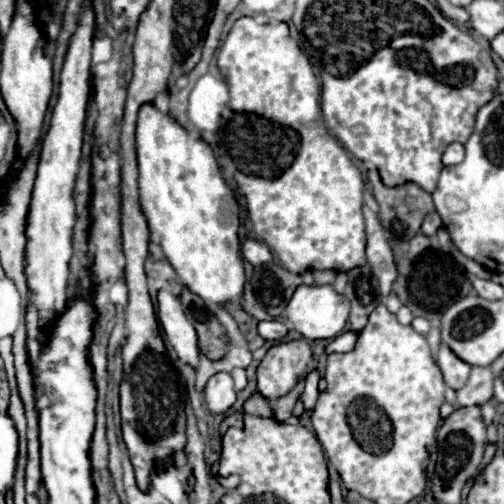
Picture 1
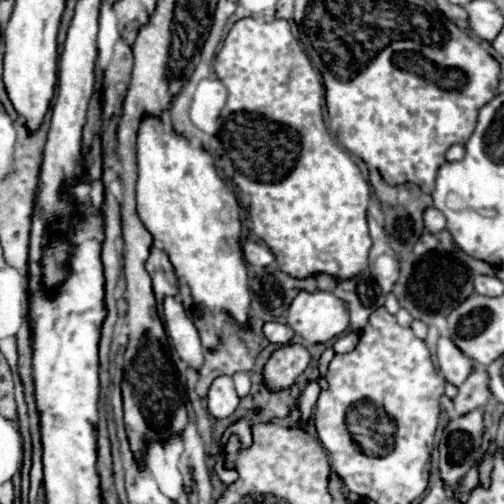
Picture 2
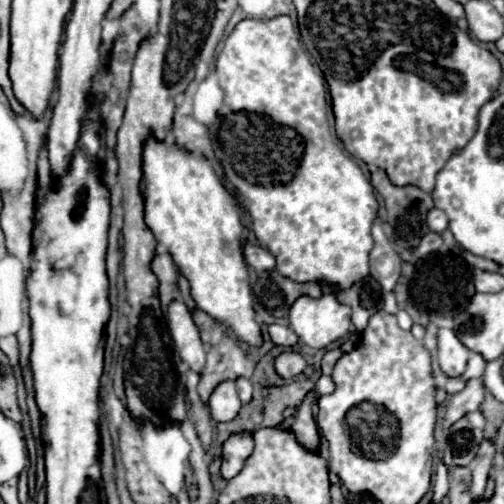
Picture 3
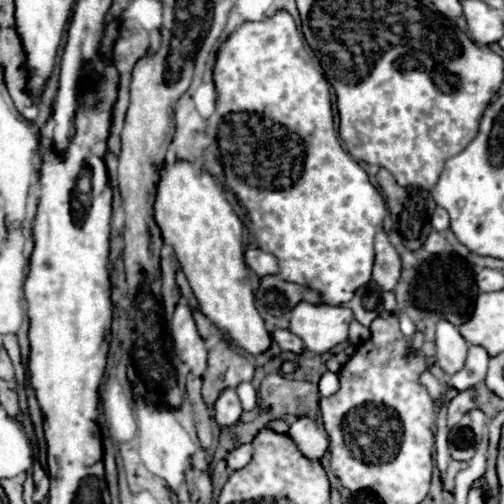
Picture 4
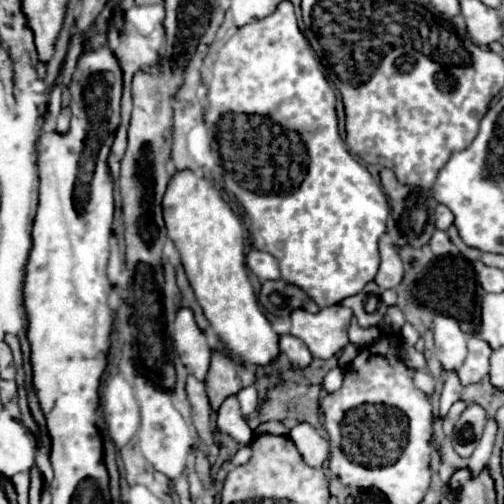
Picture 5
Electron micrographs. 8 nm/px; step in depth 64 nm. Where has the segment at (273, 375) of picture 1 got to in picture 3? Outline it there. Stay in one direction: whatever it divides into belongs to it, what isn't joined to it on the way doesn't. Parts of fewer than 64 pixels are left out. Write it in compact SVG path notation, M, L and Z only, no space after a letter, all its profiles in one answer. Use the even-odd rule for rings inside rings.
M282 352L274 360L274 370L284 380L290 380L296 374L302 374L304 368L306 368L306 358L300 352Z

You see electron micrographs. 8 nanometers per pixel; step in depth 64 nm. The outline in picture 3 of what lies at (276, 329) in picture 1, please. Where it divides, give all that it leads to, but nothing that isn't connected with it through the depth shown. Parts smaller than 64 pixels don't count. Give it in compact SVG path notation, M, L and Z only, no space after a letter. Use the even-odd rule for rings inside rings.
M270 324L268 326L268 334L270 334L270 338L272 338L274 344L292 346L292 344L298 342L298 336L288 326L282 326L282 324Z

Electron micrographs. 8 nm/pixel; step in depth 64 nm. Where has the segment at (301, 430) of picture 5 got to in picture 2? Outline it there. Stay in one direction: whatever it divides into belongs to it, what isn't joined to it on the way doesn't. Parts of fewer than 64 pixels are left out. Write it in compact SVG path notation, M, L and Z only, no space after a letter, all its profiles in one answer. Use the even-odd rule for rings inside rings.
M310 380L308 386L304 388L300 400L298 400L298 406L302 410L302 420L308 420L310 414L312 414L312 408L318 400L318 394L320 394L320 386L318 386L318 380Z

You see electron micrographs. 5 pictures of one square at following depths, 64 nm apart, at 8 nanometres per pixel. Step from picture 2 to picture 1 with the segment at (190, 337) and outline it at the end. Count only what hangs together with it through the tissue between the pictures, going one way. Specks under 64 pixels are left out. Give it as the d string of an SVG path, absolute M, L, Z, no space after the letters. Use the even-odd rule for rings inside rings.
M168 290L158 292L158 322L166 340L176 350L178 358L196 368L200 360L196 330L188 322L178 296L174 296Z

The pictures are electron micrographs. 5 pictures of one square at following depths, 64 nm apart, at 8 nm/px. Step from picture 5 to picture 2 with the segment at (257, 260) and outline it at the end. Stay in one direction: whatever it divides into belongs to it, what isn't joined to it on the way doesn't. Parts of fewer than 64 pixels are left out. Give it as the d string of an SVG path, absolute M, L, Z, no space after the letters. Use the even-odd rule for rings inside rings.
M246 242L246 244L242 246L242 250L244 250L246 262L252 264L252 266L268 266L270 262L274 262L274 256L272 256L270 248L264 246L264 244Z

